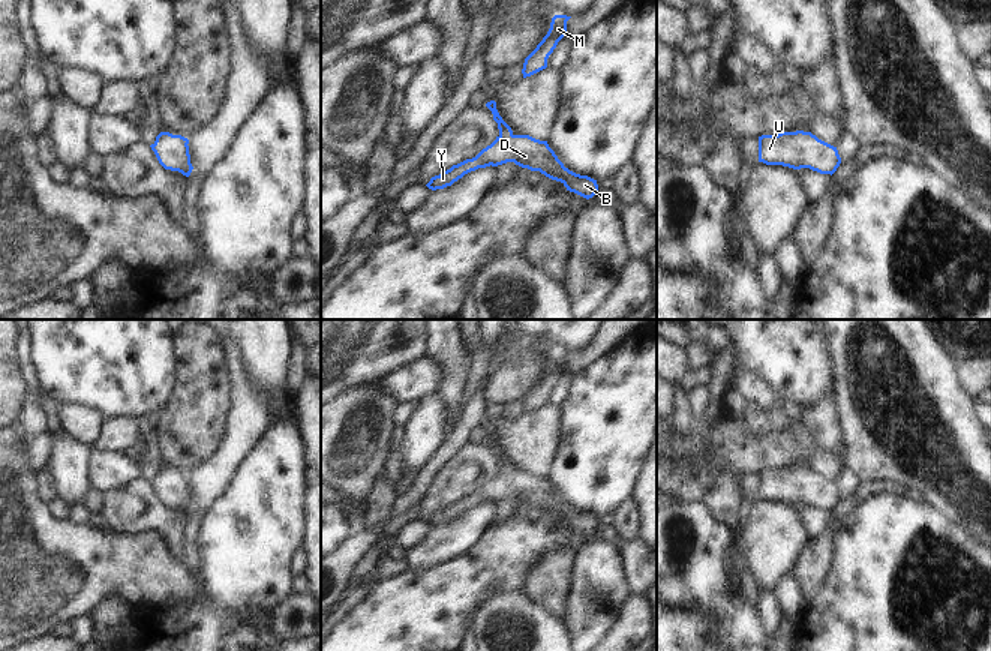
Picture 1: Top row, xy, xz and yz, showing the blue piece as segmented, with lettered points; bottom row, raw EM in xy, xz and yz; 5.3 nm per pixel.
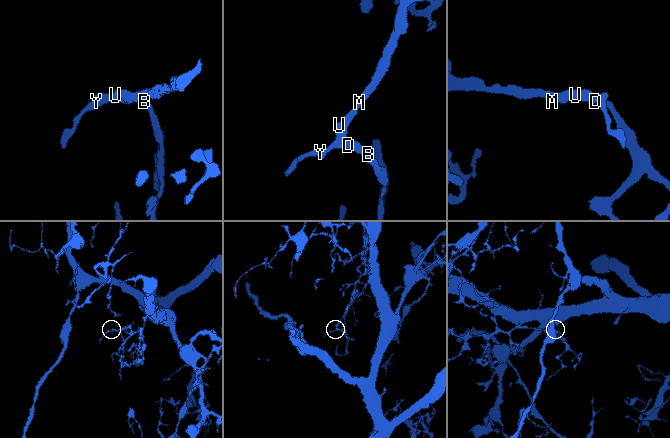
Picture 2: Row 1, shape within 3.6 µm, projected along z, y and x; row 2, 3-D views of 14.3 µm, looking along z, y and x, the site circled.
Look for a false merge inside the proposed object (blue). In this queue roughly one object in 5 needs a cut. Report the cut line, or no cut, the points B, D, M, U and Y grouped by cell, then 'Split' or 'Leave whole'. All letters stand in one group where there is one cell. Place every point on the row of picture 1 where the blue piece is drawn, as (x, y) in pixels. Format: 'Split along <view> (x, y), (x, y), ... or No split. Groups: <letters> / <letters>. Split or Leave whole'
No split. Groups: B D M U Y. Leave whole.

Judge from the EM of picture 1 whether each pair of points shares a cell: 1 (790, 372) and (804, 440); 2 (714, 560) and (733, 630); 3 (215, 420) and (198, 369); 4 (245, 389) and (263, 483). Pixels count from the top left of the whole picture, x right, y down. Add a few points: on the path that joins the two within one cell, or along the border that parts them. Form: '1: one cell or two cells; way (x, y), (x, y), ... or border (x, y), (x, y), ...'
1: two cells; border (831, 393), (826, 393), (814, 405), (807, 407)
2: one cell; way (714, 578), (714, 593), (733, 612)
3: one cell; way (203, 408), (203, 381)
4: two cells; border (272, 420), (261, 440), (234, 474)

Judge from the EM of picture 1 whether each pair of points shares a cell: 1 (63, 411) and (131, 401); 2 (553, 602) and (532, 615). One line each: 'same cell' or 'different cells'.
1: different cells
2: different cells

